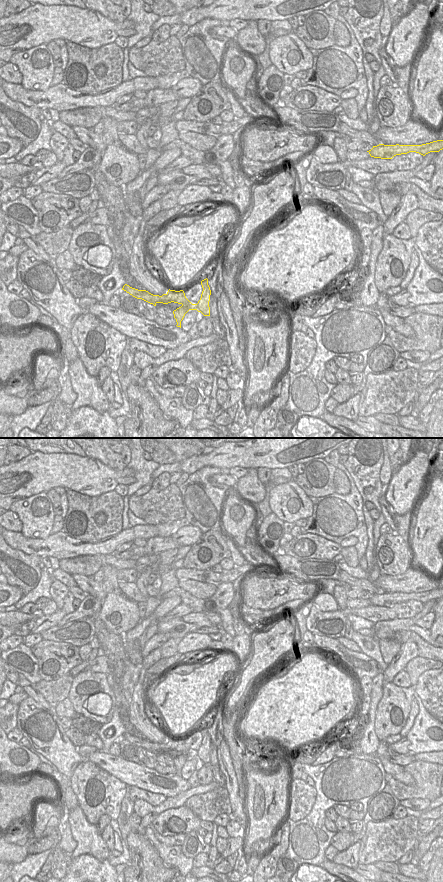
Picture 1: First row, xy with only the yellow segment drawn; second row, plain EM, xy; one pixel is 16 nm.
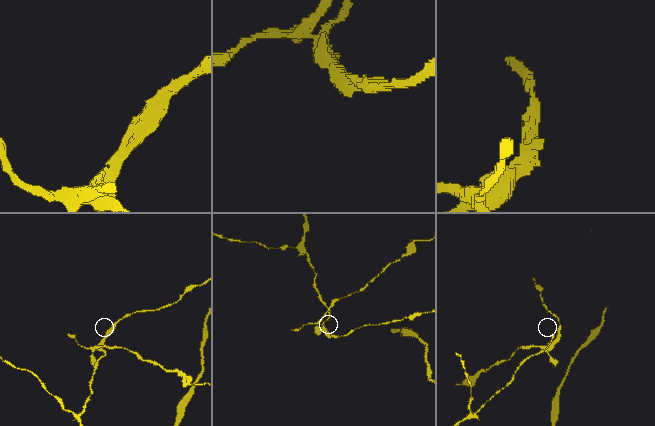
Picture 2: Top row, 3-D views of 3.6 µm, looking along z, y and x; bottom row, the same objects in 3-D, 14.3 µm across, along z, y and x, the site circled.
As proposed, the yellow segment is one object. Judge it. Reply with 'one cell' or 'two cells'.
two cells

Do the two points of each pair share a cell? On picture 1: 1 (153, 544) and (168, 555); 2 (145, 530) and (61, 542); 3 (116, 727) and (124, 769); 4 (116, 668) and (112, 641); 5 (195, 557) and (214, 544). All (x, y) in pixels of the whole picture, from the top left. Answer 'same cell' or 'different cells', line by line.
1: different cells
2: same cell
3: different cells
4: same cell
5: same cell

